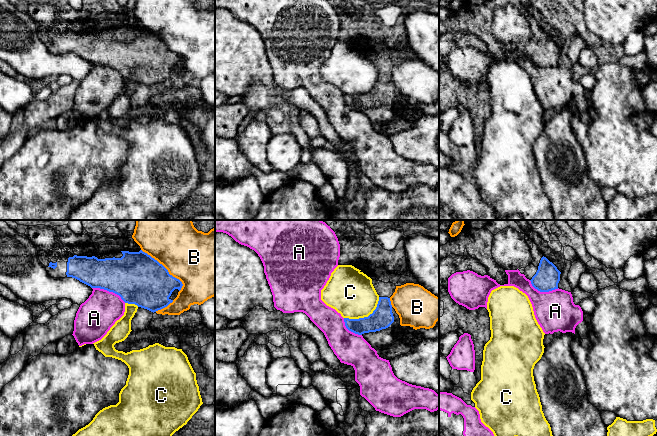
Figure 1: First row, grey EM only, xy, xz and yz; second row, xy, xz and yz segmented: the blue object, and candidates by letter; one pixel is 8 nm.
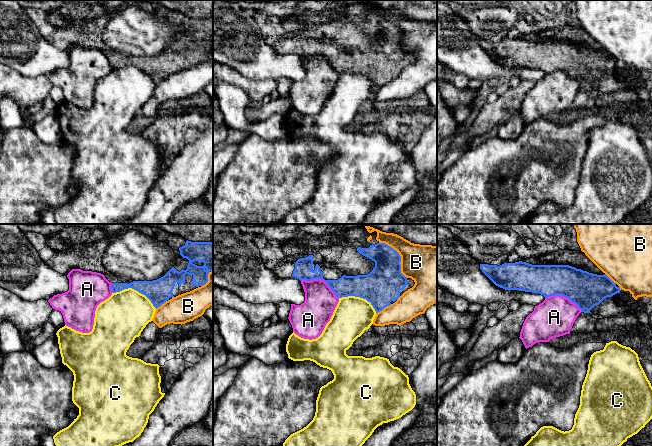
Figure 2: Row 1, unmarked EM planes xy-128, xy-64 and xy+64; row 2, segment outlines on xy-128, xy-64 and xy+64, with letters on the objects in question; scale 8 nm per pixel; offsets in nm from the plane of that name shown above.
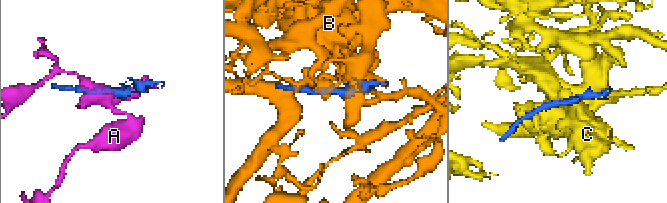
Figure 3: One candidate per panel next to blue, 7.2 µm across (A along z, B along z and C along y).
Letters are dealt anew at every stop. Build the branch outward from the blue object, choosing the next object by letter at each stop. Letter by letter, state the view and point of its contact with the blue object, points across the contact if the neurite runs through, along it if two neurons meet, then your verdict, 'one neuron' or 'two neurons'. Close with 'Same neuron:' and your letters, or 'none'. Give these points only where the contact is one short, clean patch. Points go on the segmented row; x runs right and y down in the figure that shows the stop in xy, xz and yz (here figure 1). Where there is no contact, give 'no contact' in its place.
A: contact xy (109, 291); two neurons
B: contact xy (166, 269); two neurons
C: contact xz (365, 317); border xz (379, 297), (376, 308), (367, 316), (344, 318); two neurons
Same neuron: none

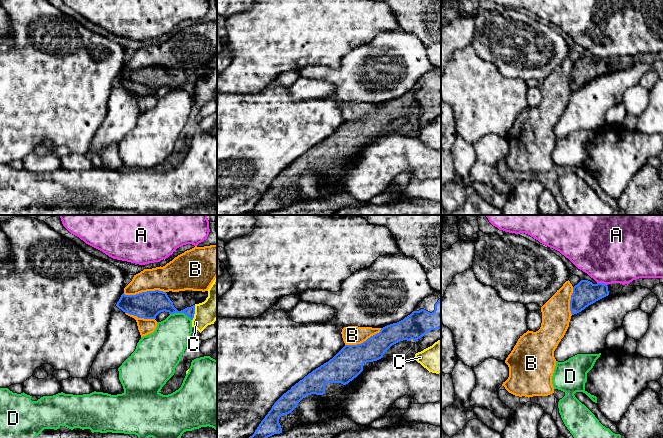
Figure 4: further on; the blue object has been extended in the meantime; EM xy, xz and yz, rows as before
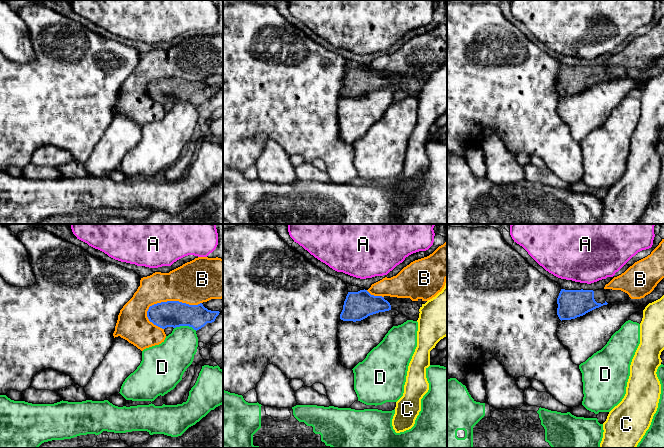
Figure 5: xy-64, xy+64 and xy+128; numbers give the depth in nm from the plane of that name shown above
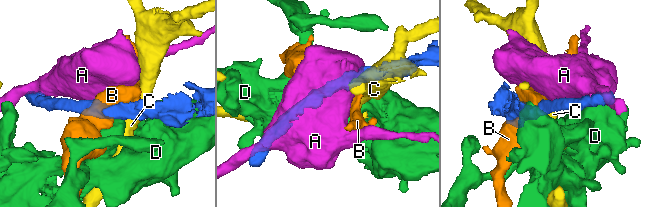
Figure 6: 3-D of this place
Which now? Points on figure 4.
A: contact yz (602, 283); border yz (597, 282), (607, 284); two neurons
B: contact xy (144, 292); two neurons
C: contact xy (194, 313); border xy (195, 305), (195, 313), (192, 320); two neurons
D: contact xy (181, 312); border xy (170, 313), (184, 313), (191, 320); two neurons
Same neuron: none

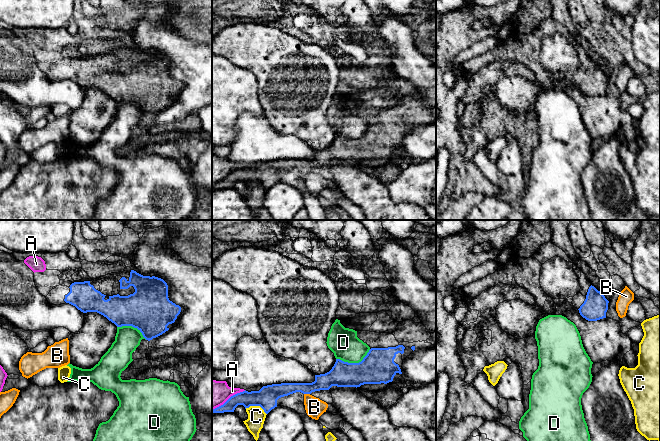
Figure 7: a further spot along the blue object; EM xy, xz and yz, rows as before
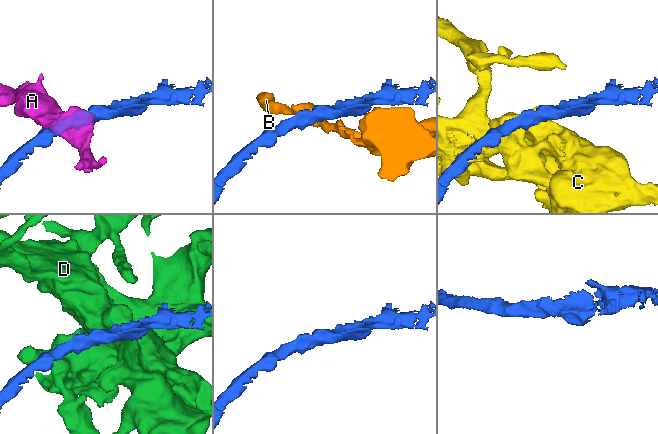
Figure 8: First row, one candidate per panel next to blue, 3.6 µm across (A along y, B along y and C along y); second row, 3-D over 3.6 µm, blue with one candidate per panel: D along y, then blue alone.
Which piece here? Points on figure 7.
A: contact xz (229, 398); two neurons
B: contact xz (307, 393); border xz (304, 393), (309, 394); two neurons
C: contact xz (256, 405); border xz (245, 408), (259, 406), (266, 414); two neurons
D: contact xz (354, 363); border xz (370, 349), (358, 362), (344, 362), (336, 359); two neurons
Same neuron: none

